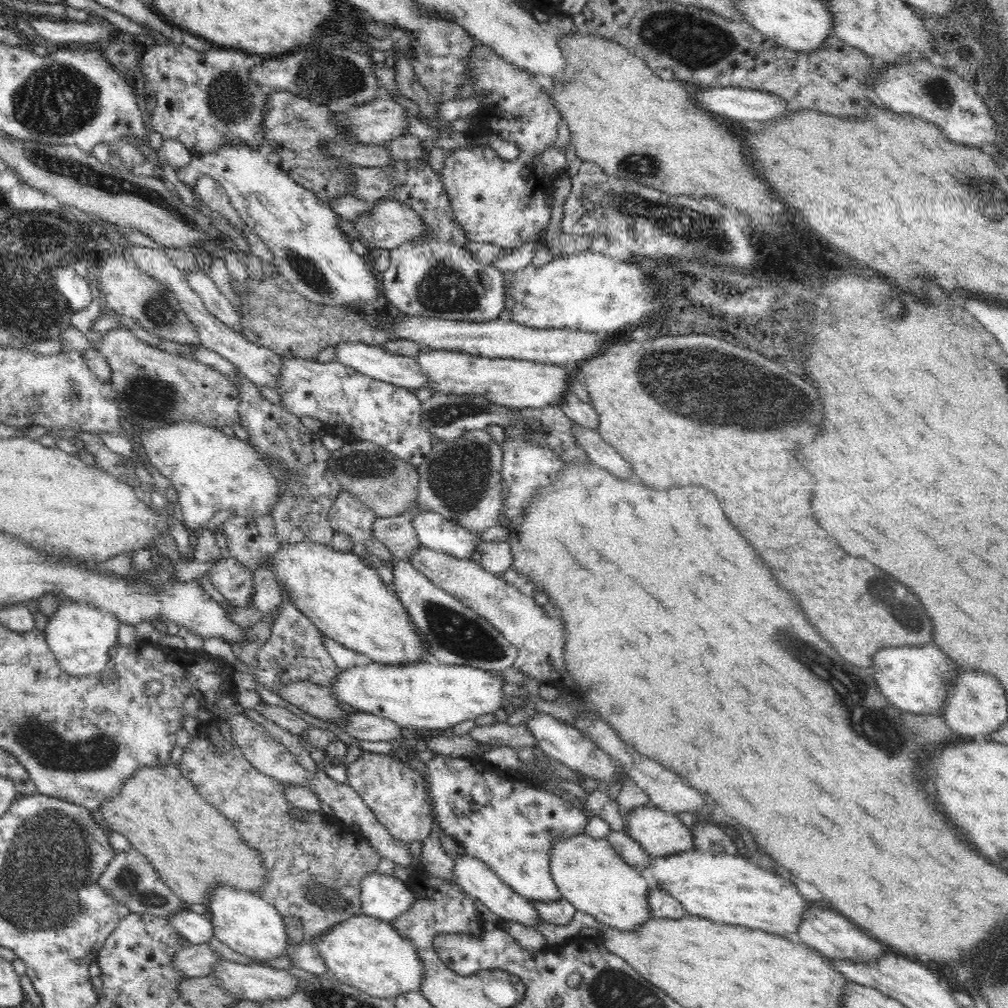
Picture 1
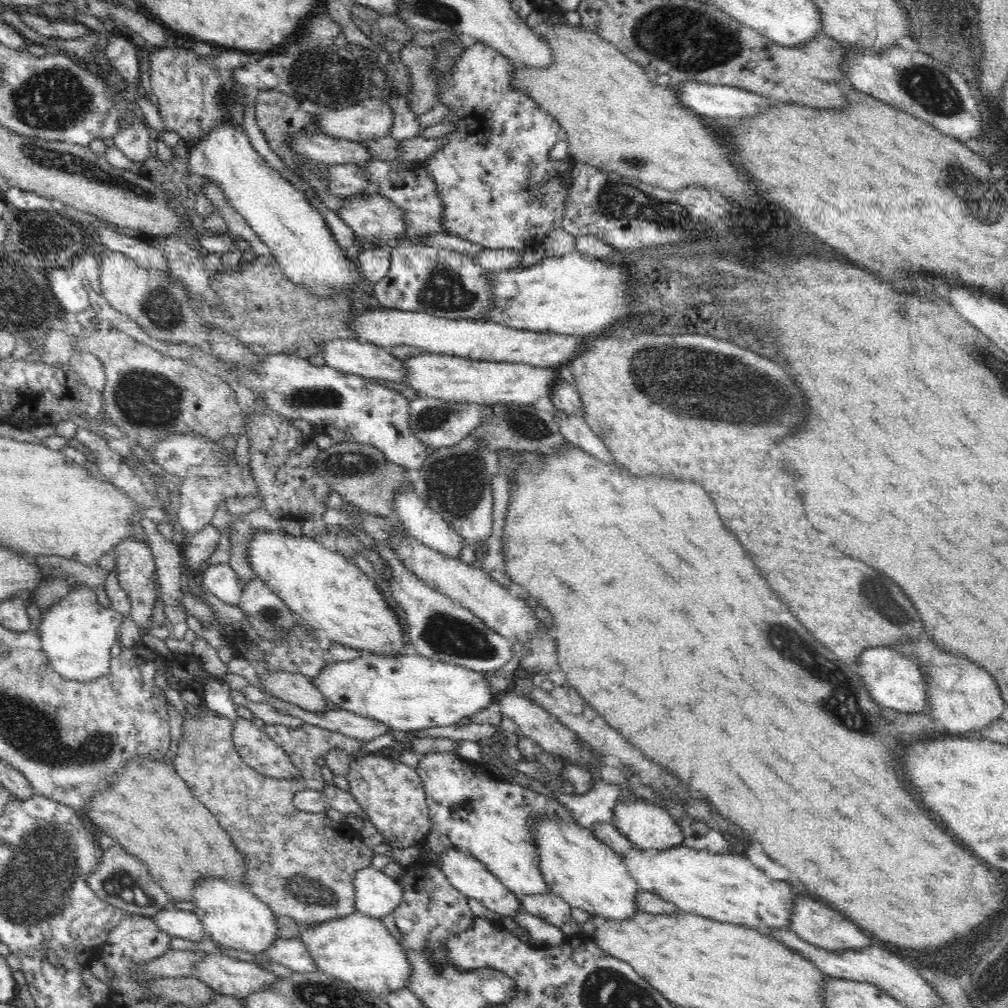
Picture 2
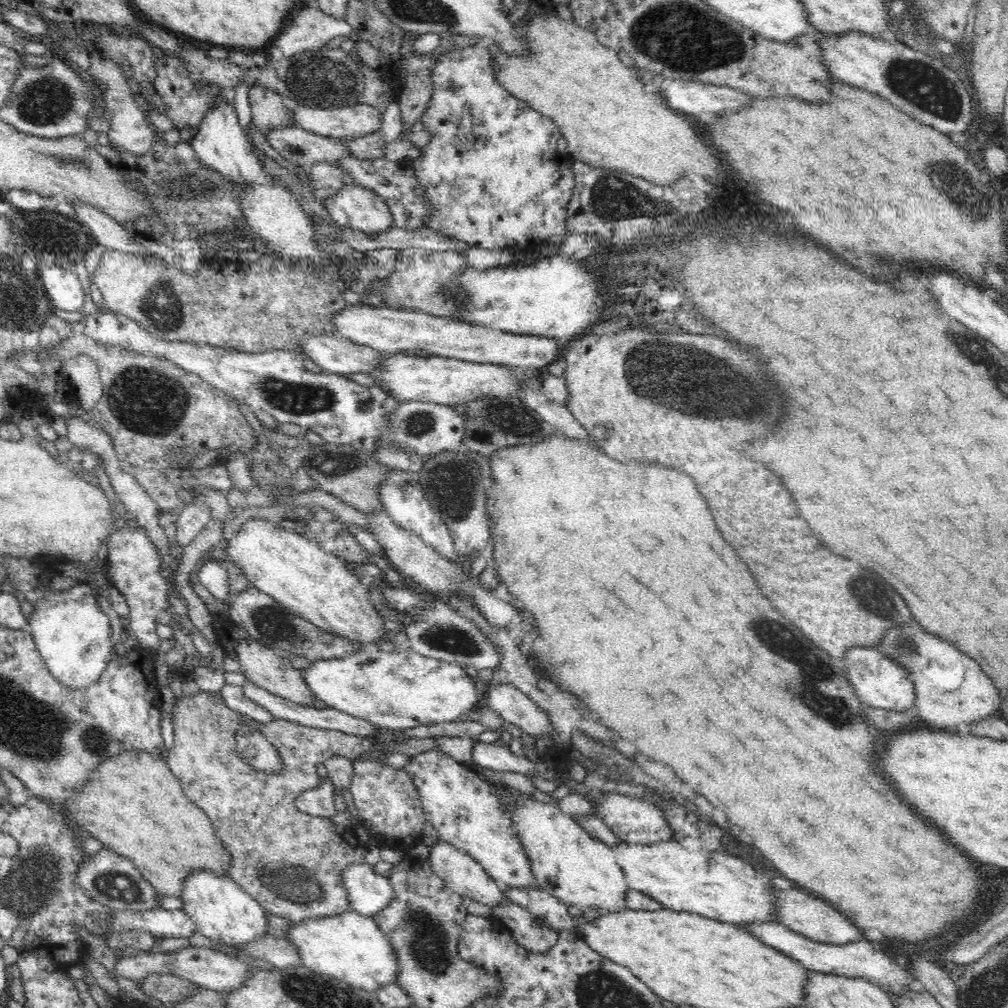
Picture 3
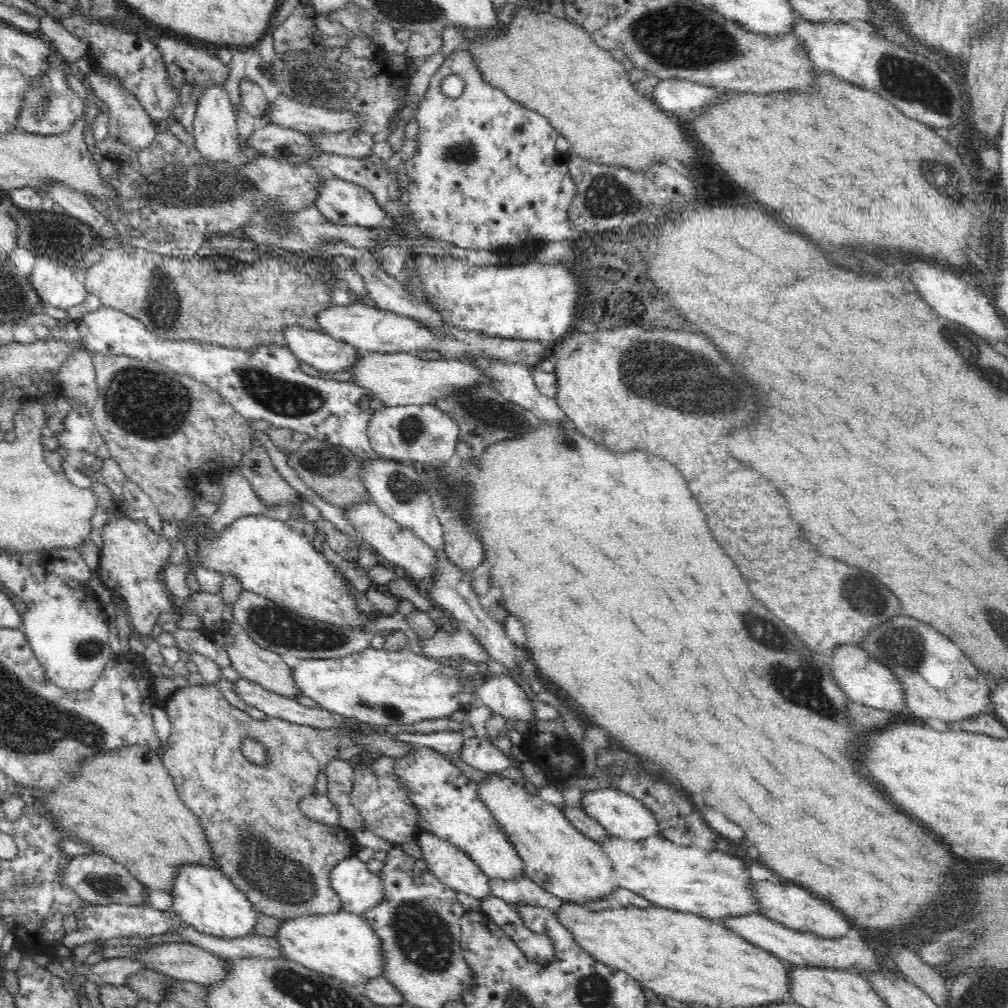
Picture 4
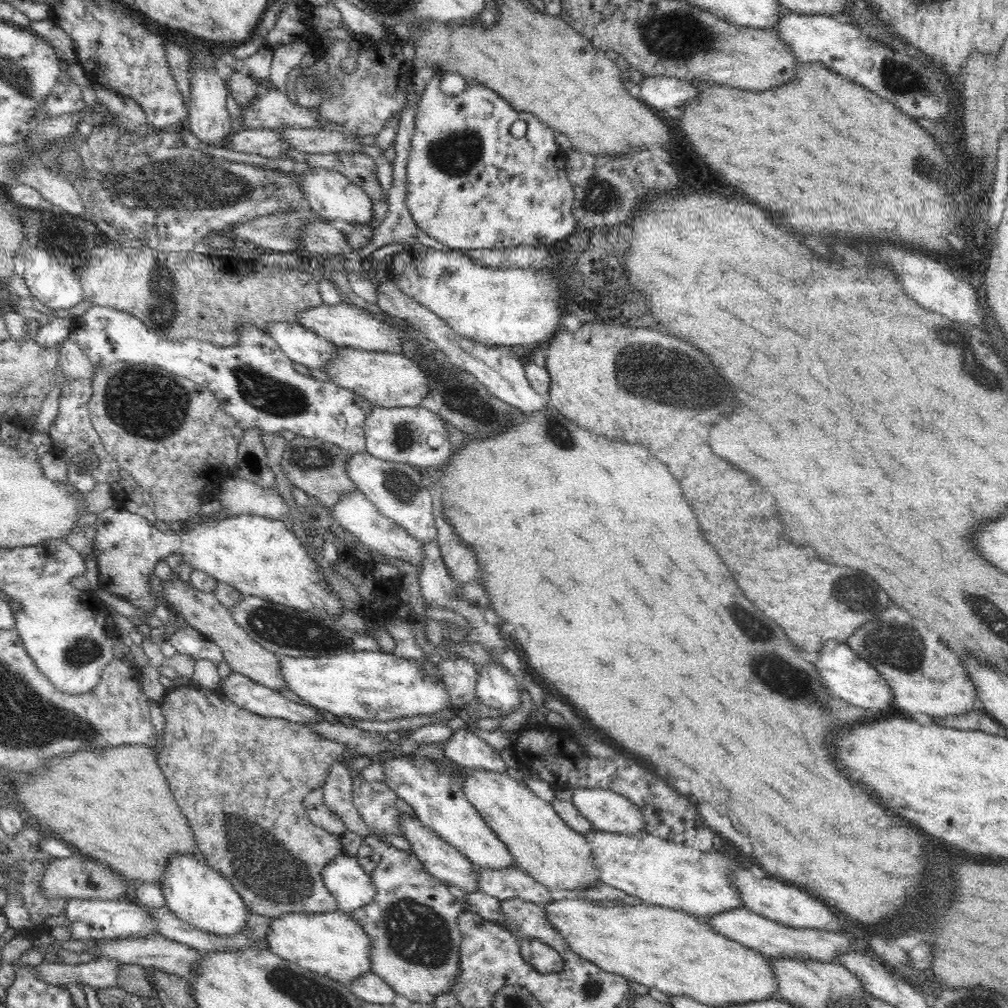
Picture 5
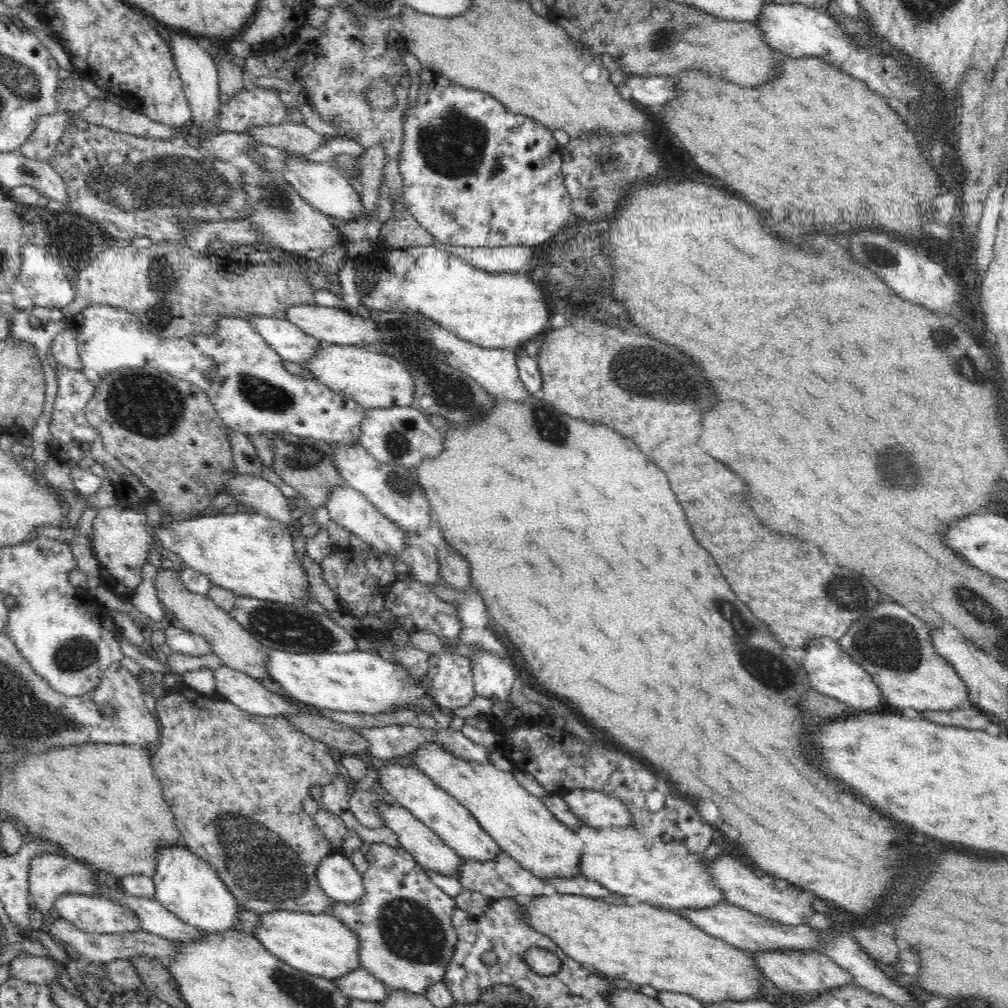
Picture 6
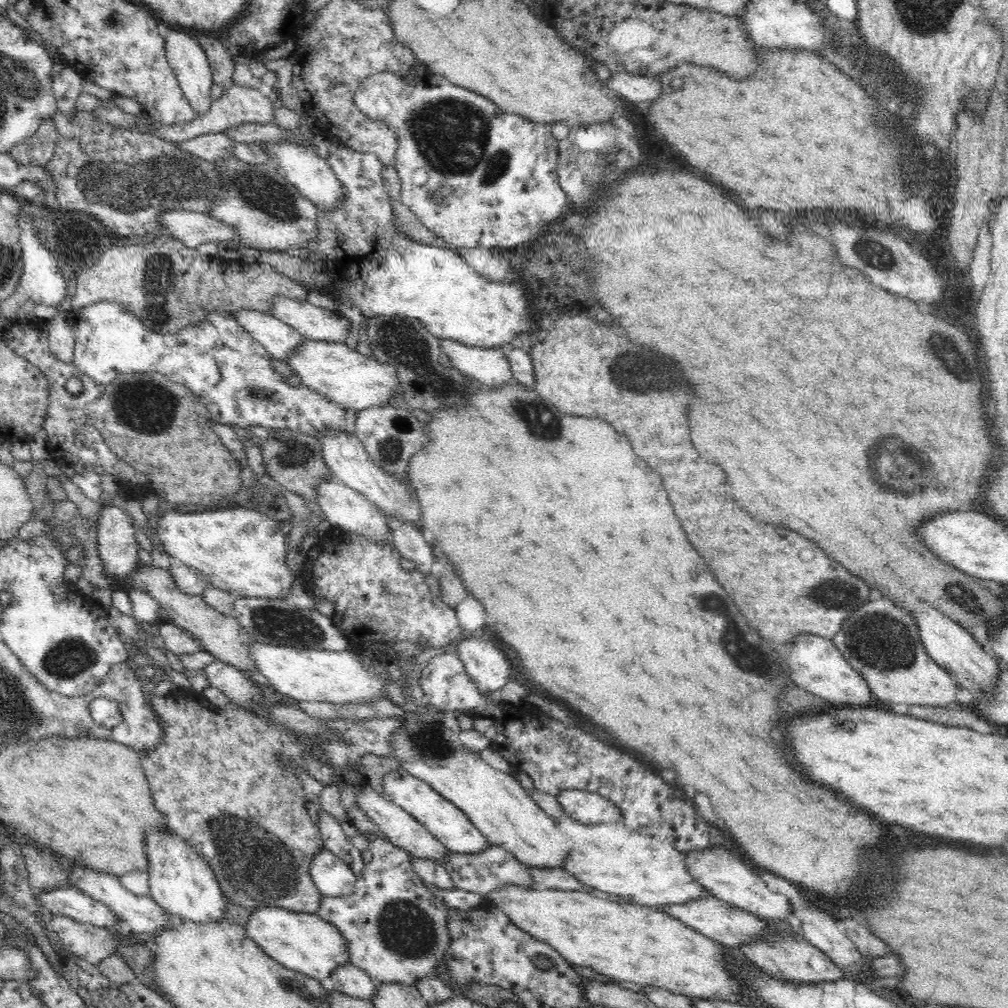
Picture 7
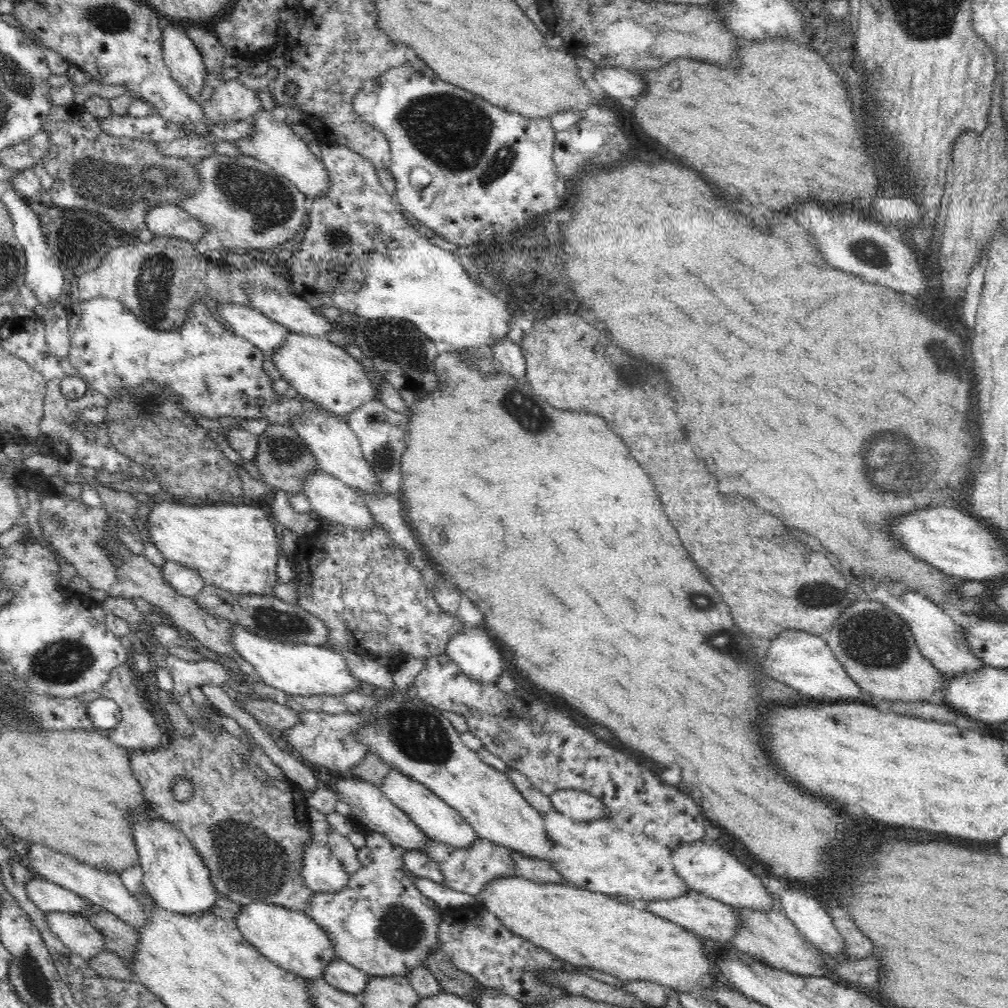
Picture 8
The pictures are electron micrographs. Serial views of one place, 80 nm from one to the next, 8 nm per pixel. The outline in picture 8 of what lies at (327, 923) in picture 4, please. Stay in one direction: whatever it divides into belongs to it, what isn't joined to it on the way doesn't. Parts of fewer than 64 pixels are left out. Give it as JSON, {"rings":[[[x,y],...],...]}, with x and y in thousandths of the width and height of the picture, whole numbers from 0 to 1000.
{"rings":[[[254,894],[247,898],[239,898],[239,904],[232,914],[240,929],[266,952],[304,971],[319,969],[323,957],[334,949],[326,927],[300,904]]]}

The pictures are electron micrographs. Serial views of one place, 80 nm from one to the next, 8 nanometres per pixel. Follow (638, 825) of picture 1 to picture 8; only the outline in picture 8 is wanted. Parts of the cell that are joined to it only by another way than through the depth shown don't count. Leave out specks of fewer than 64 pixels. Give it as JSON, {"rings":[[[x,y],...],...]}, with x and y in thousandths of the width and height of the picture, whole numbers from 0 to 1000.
{"rings":[[[551,784],[545,788],[548,800],[569,814],[589,814],[596,811],[603,812],[600,798],[589,789],[573,784]]]}

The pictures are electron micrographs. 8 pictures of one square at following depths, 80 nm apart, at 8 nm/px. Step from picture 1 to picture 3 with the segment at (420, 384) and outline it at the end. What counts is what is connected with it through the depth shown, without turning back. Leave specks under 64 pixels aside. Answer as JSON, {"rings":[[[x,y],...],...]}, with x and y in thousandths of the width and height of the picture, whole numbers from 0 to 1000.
{"rings":[[[302,331],[298,337],[298,346],[303,354],[315,360],[320,368],[335,372],[366,370],[376,364],[378,357],[383,355],[383,351],[353,342],[338,333]]]}

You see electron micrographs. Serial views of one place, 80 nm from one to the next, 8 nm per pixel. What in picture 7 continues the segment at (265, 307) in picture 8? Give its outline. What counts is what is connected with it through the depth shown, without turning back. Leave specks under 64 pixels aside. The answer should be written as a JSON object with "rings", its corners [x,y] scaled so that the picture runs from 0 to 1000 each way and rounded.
{"rings":[[[272,296],[269,310],[276,317],[287,321],[300,334],[329,340],[350,340],[345,336],[348,325],[345,316],[336,310],[328,310],[290,296]]]}

